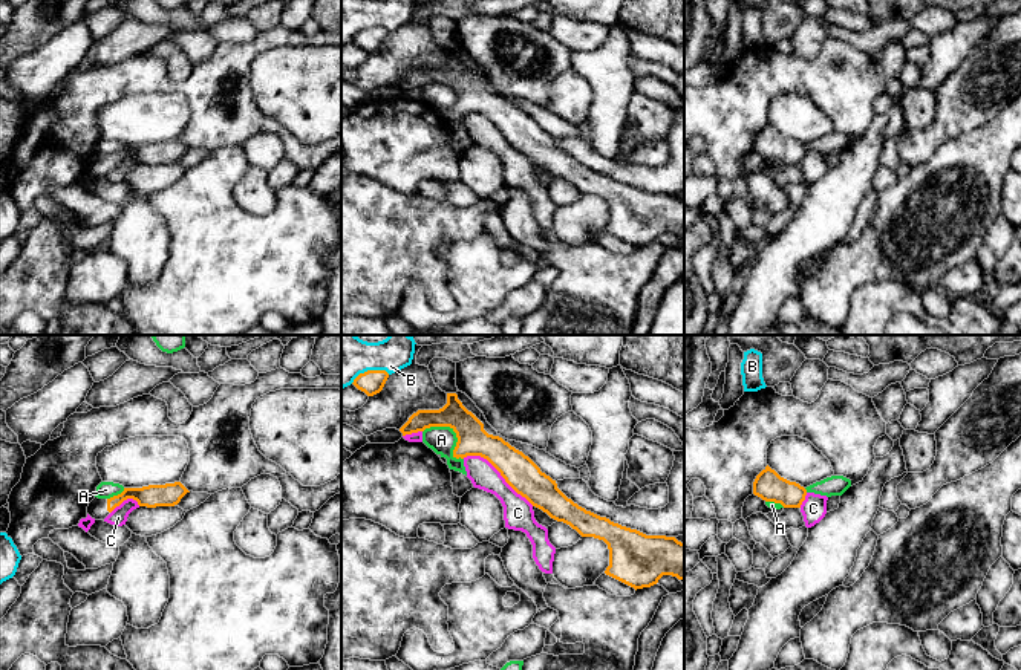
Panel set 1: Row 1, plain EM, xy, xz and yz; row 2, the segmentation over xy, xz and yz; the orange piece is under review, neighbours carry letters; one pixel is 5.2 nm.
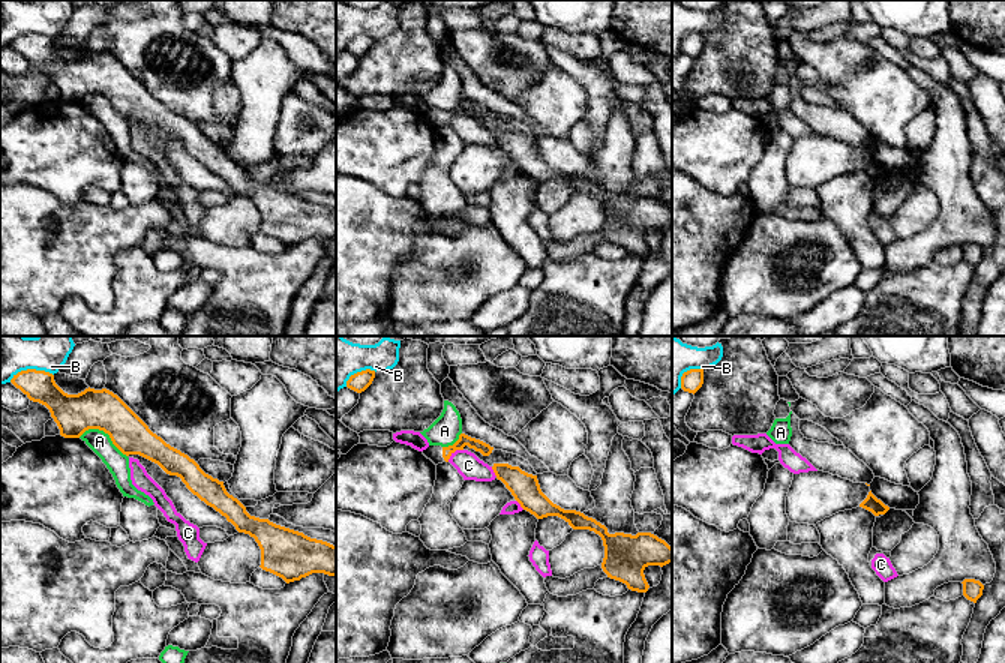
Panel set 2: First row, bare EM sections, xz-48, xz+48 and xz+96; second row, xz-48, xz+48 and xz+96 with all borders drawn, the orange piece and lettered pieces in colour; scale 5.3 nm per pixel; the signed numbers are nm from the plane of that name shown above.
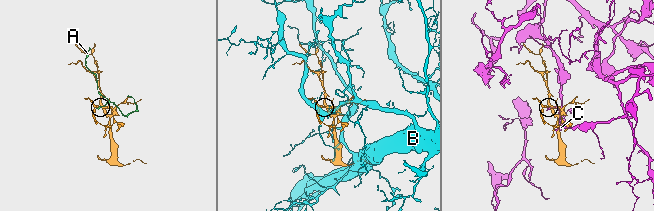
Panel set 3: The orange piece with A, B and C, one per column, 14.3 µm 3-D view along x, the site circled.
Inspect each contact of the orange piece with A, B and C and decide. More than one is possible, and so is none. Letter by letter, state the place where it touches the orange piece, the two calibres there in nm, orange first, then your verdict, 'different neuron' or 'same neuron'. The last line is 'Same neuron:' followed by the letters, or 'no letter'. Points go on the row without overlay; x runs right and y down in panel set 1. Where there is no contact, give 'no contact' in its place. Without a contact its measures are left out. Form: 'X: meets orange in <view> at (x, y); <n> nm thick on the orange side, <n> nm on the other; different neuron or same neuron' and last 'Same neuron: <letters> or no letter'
A: meets orange in xz at (455, 89); 160 nm thick on the orange side, 140 nm on the other; different neuron
B: meets orange in xz at (369, 28); 130 nm thick on the orange side, 220 nm on the other; different neuron
C: meets orange in xz at (499, 129); 180 nm thick on the orange side, 160 nm on the other; different neuron
Same neuron: no letter

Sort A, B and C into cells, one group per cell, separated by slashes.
A / B / C

